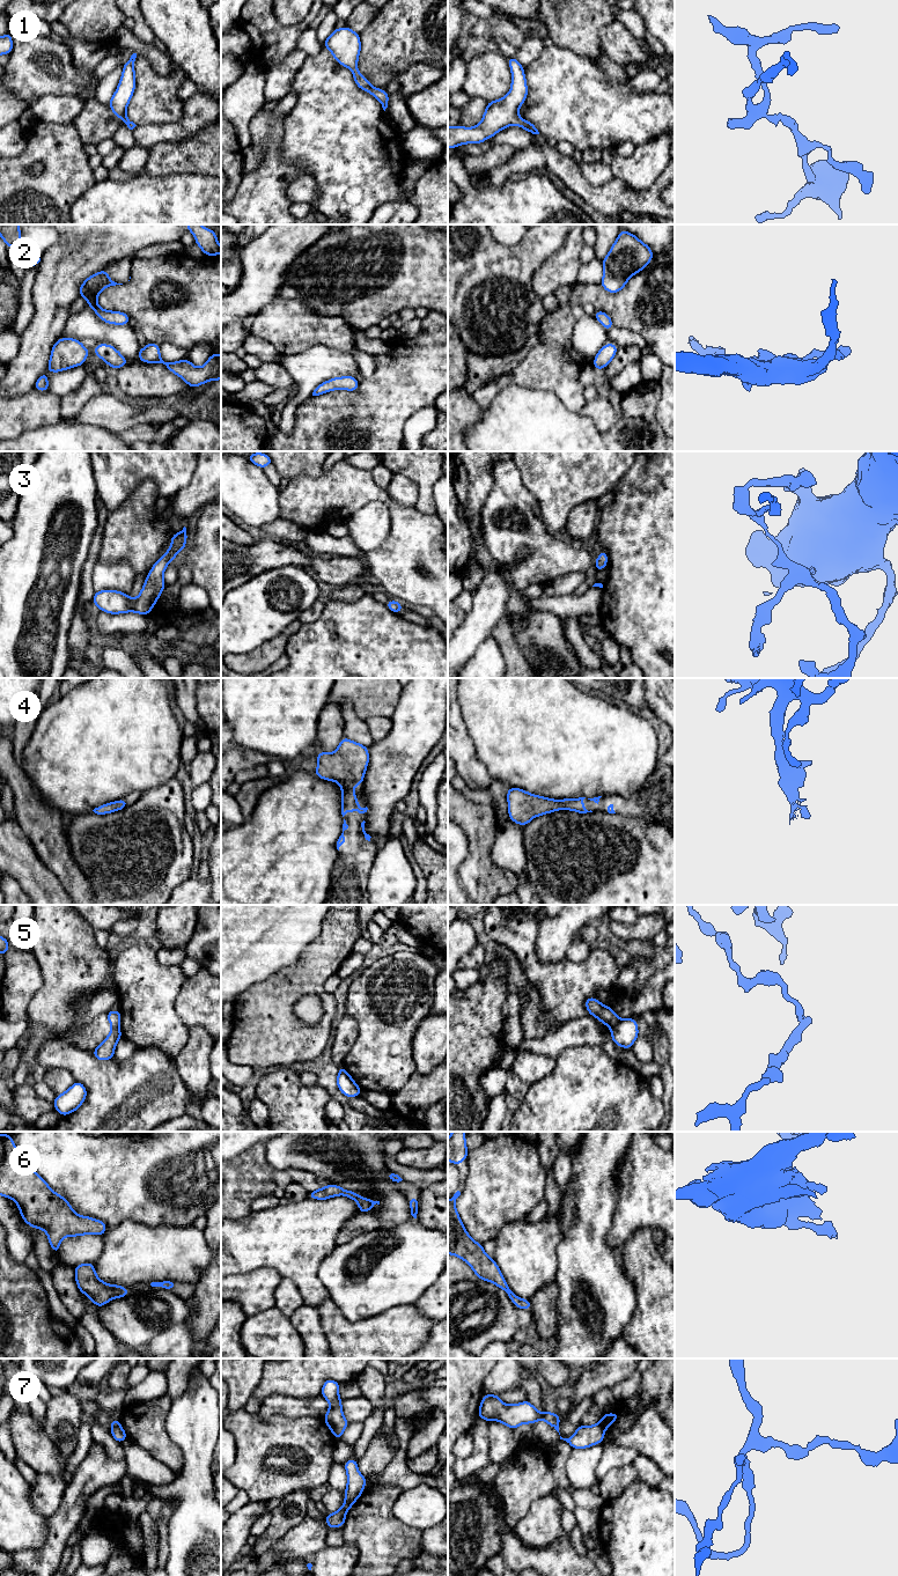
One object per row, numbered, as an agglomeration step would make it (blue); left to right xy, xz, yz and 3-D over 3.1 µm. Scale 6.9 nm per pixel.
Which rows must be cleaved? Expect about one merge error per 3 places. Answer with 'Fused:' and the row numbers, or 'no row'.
Fused: 5, 7

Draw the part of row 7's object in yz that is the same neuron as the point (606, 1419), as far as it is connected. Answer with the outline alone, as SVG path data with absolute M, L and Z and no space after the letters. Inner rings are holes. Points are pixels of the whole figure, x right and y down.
M608 1413L608 1414L603 1414L602 1419L599 1420L599 1426L603 1428L603 1430L609 1429L609 1426L617 1421L619 1419L620 1414L619 1413Z

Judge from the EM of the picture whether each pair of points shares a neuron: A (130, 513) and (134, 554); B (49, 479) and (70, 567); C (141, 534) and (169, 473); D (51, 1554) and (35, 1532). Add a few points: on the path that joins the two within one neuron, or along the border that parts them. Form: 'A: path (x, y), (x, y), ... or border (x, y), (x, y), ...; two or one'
A: path (134, 523), (134, 544); one
B: path (72, 496), (82, 508), (74, 544); one
C: border (154, 481), (144, 480), (129, 496); two
D: border (49, 1517), (45, 1543), (39, 1548), (17, 1552); two

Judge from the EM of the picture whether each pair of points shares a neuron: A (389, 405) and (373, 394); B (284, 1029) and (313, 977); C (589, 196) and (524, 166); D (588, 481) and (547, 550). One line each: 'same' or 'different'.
A: same
B: same
C: same
D: different

